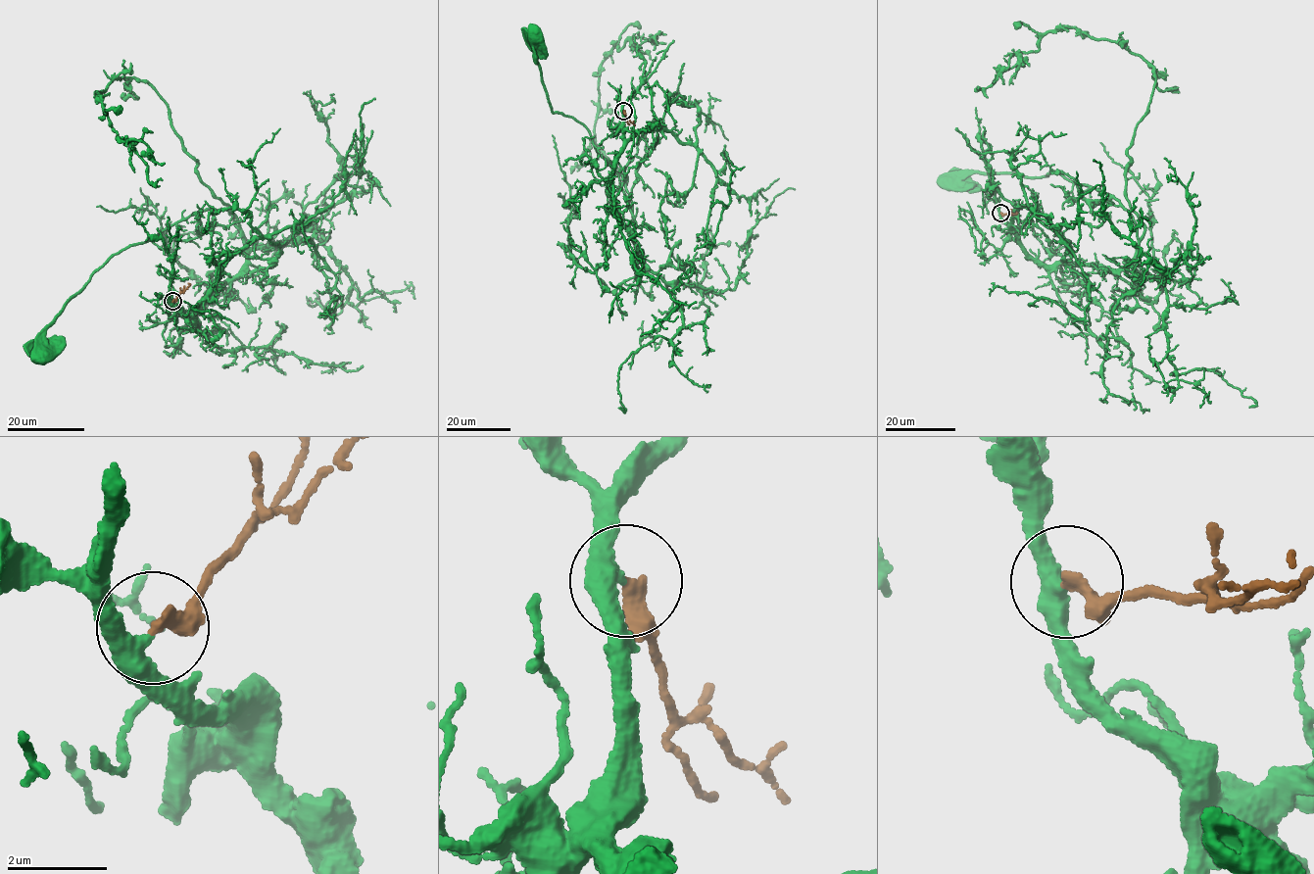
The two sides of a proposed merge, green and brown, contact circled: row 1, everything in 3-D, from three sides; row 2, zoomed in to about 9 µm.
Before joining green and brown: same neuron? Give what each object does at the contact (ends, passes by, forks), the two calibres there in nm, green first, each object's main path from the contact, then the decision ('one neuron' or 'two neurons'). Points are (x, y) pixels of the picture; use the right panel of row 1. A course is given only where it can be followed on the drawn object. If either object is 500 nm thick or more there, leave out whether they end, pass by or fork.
green passes by; brown ends; calibres 360 and 280 nm; course green (1000, 214), (1011, 237), (1047, 266), (1120, 269), (1138, 246), (1118, 201), (1057, 170), (975, 171), (948, 182); course brown (1000, 213), (1009, 215), (1016, 211); one neuron

